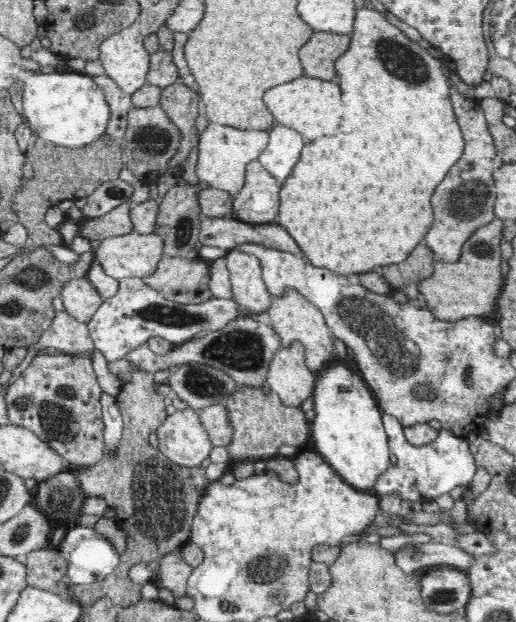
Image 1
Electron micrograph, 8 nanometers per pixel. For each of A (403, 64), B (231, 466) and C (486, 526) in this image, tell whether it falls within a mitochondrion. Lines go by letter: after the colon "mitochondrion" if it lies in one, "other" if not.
A: mitochondrion
B: other
C: other

